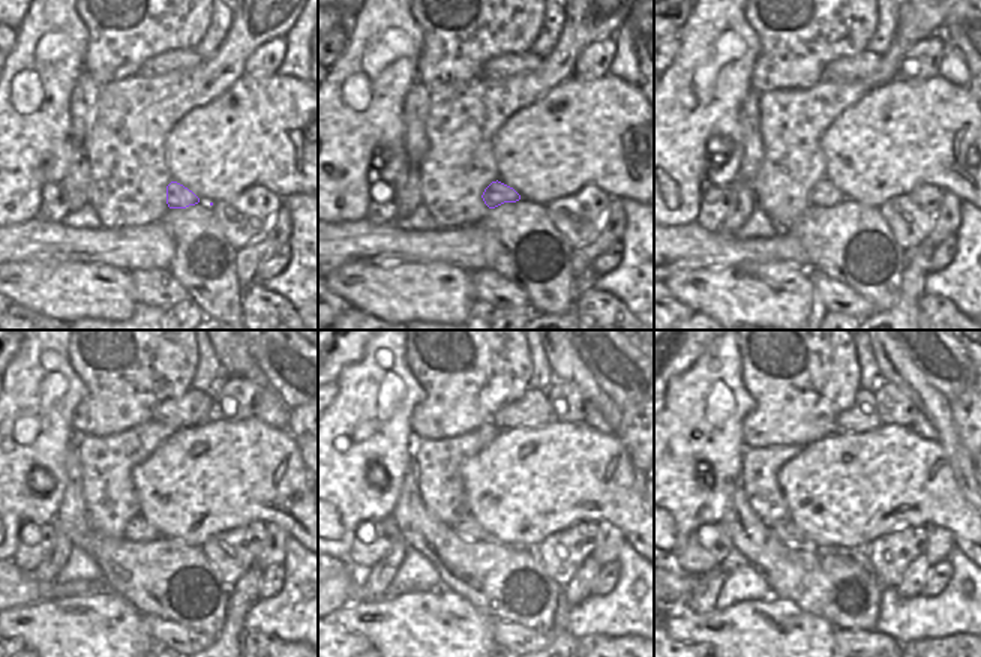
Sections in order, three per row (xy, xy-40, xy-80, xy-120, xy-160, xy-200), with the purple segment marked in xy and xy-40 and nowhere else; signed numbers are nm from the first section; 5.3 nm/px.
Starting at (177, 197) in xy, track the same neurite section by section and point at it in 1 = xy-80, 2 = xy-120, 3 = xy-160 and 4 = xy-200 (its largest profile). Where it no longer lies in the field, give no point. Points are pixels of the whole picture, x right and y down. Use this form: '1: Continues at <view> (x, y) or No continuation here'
1: Continues at xy-80 (824, 194)
2: Continues at xy-120 (137, 530)
3: Continues at xy-160 (468, 530)
4: Continues at xy-200 (785, 531)

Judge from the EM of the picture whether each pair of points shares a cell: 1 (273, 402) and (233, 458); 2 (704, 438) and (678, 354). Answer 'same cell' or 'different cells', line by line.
1: different cells
2: different cells

